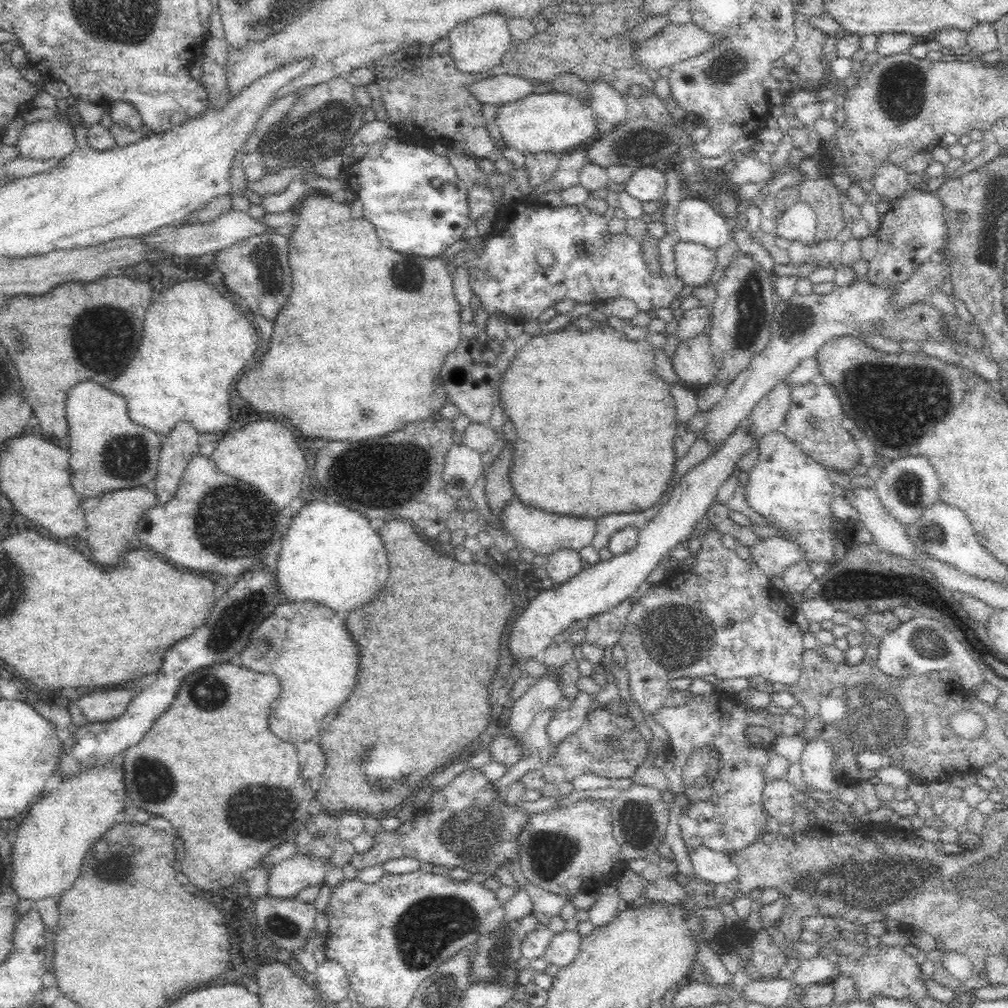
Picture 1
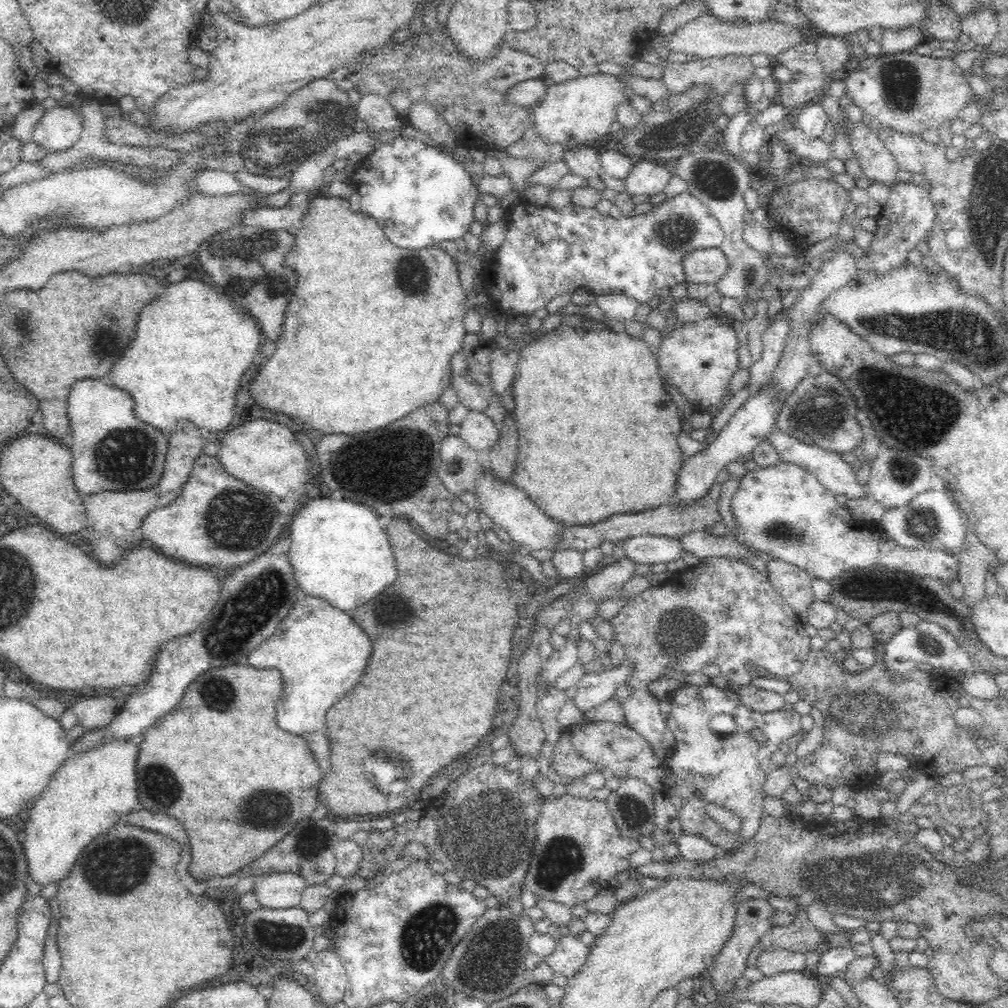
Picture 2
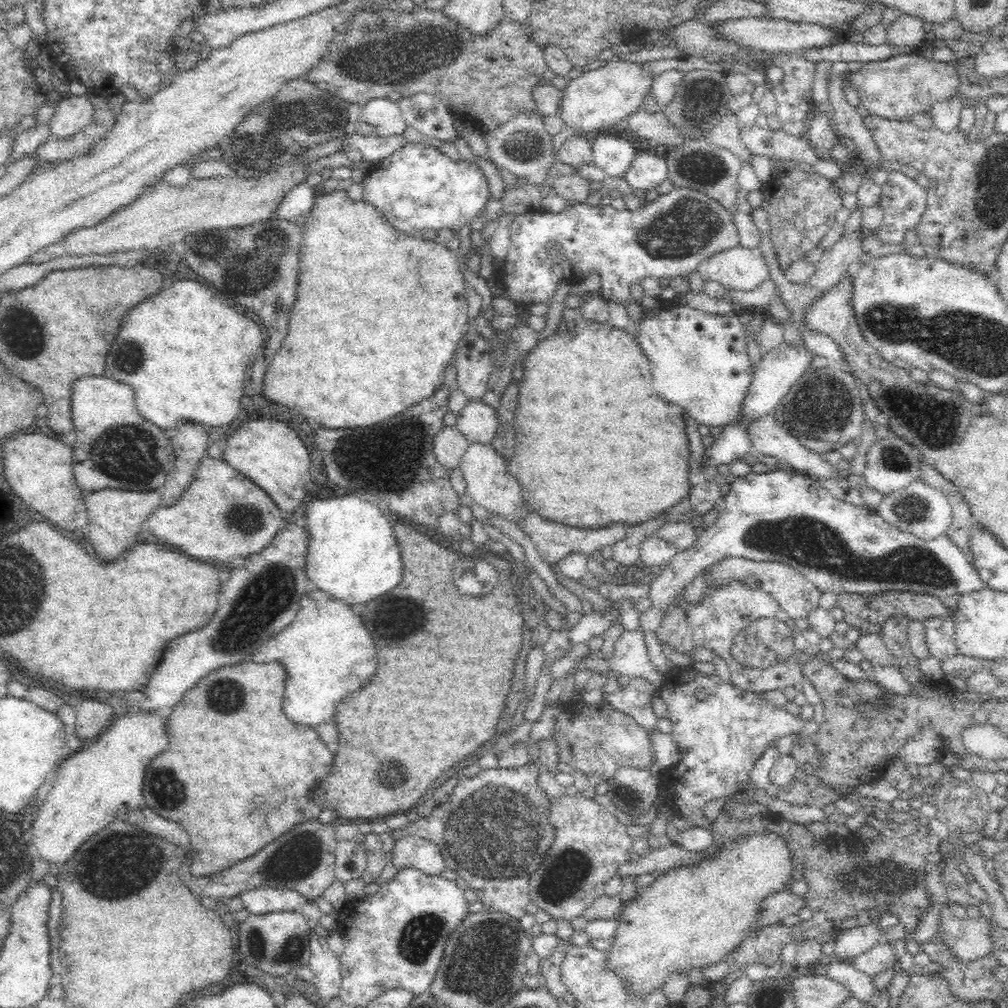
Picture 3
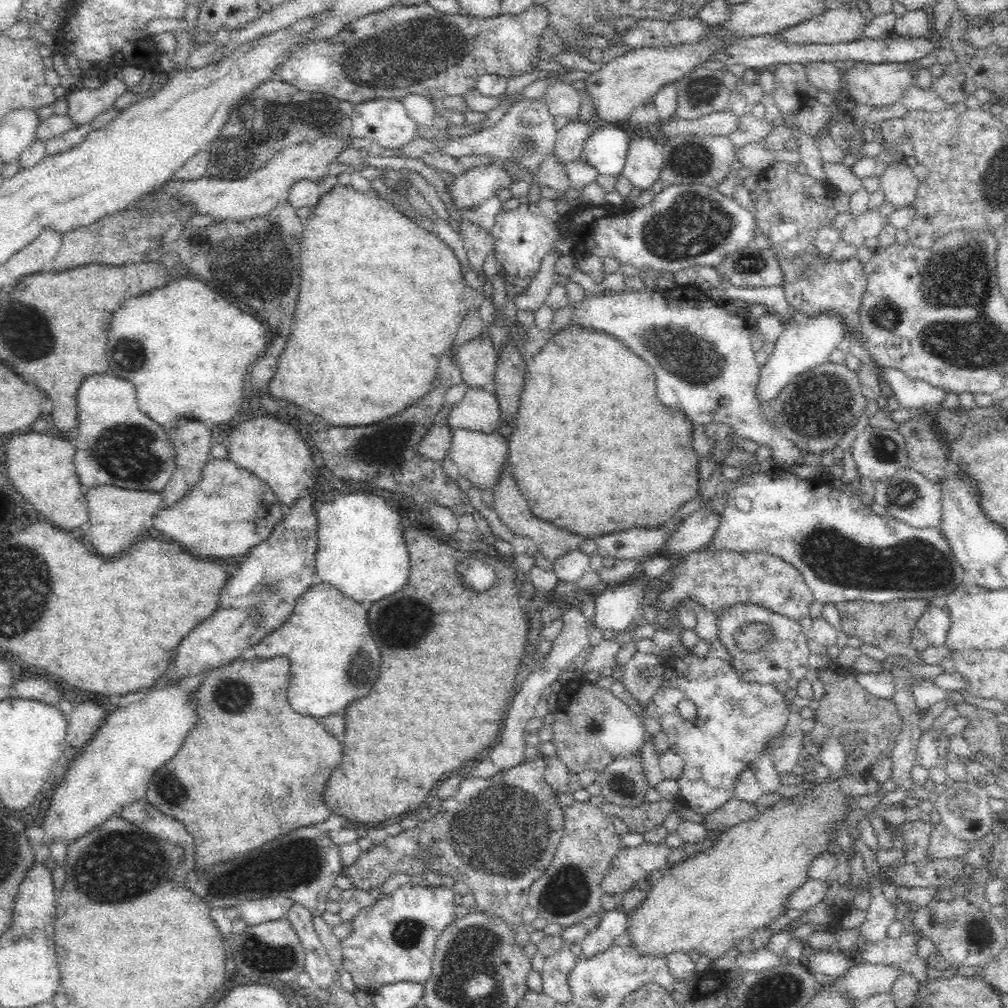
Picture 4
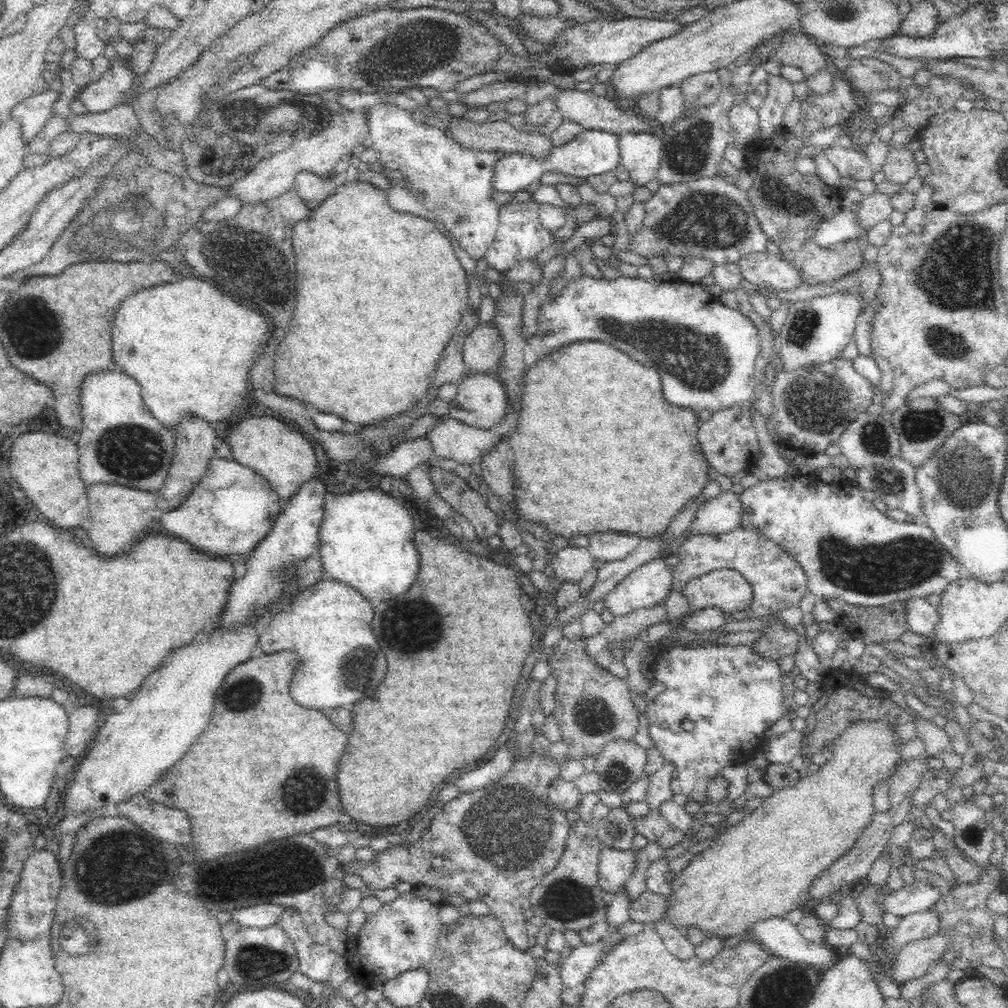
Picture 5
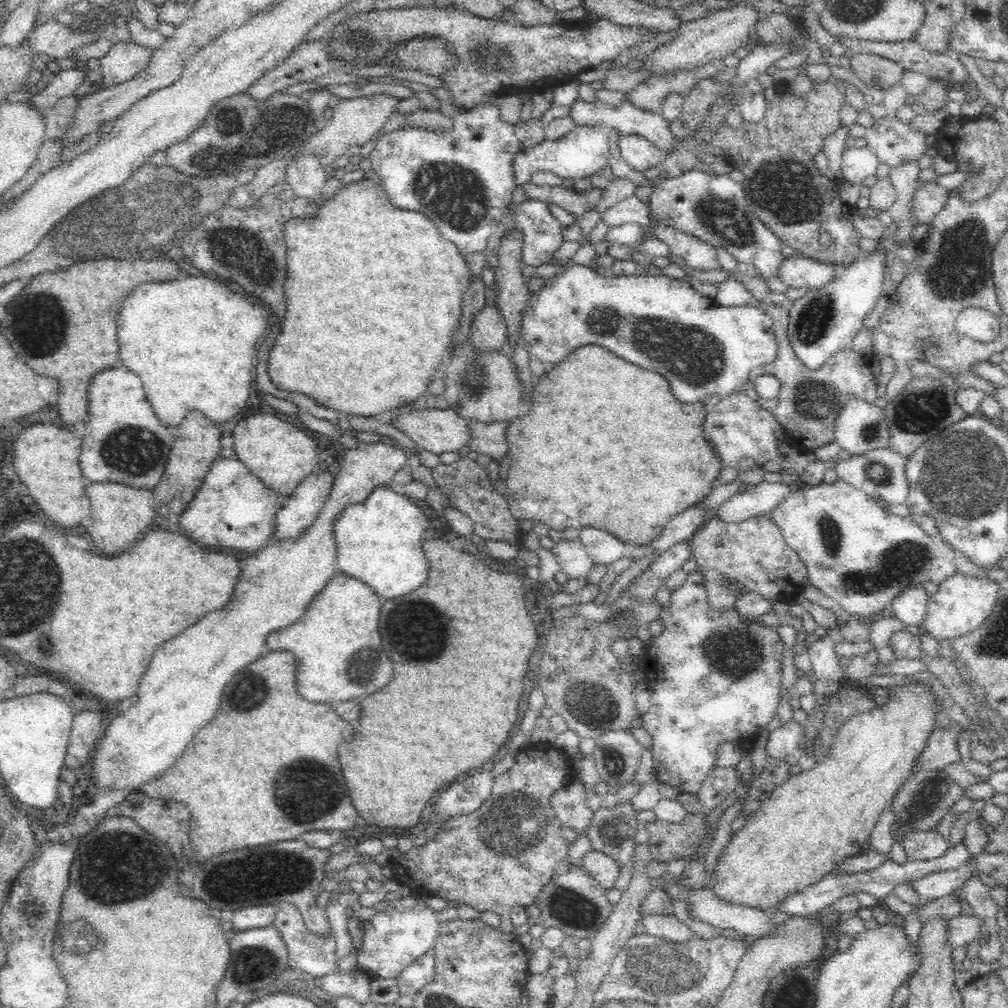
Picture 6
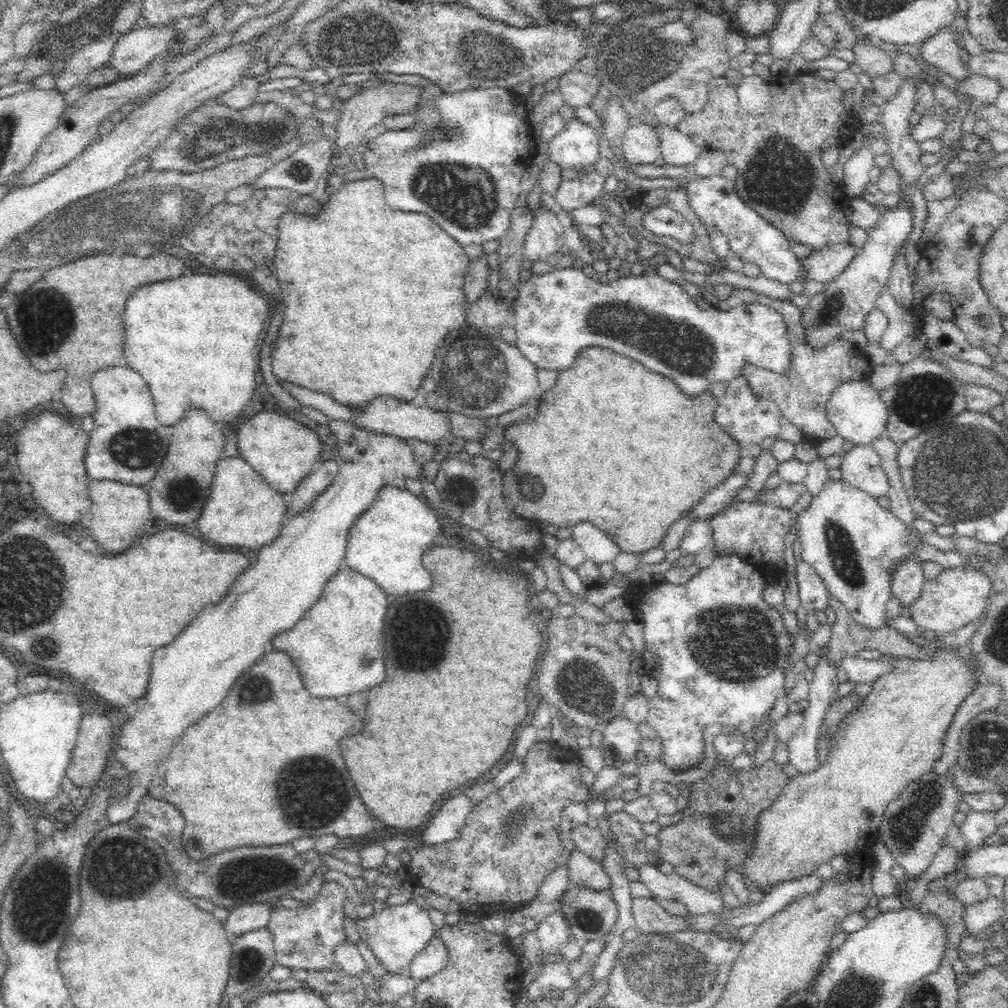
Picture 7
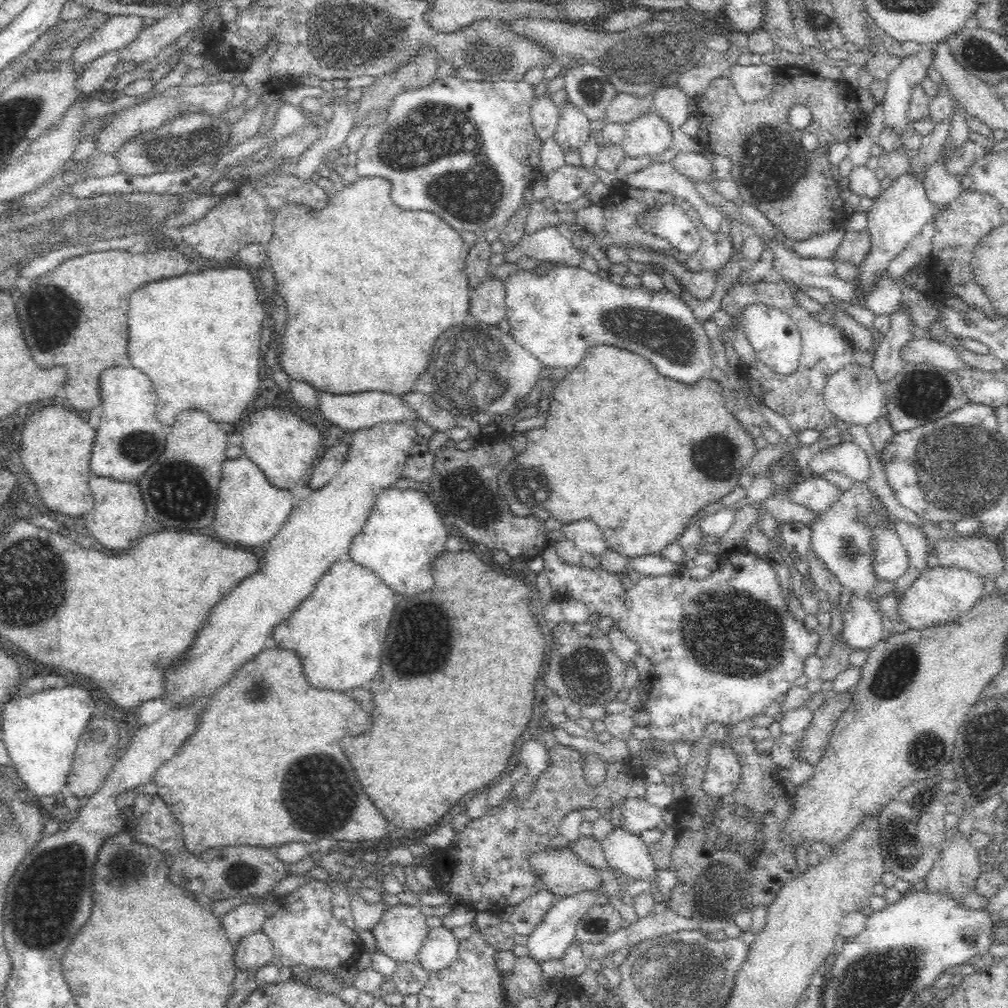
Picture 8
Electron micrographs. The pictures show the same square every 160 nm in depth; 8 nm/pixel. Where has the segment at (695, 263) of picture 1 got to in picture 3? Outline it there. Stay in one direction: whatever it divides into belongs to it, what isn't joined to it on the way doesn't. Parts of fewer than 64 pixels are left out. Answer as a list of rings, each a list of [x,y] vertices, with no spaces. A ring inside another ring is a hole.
[[[737,247],[719,252],[697,266],[702,279],[722,284],[729,290],[750,292],[770,278],[762,250]]]

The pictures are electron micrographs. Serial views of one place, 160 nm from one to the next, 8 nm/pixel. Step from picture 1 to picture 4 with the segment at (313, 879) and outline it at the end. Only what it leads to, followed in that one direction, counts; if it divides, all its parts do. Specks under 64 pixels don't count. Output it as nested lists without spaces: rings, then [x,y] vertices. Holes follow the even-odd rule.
[[[264,898],[264,900],[244,902],[236,906],[236,912],[247,926],[254,926],[254,924],[283,918],[293,904],[288,898]]]

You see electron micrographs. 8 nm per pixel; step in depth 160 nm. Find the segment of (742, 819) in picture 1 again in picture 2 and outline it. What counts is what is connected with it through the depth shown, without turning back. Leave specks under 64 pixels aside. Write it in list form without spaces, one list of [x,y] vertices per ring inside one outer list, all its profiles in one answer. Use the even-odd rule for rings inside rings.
[[[718,681],[703,685],[680,684],[669,694],[668,700],[671,711],[666,714],[666,722],[674,733],[676,748],[675,754],[665,761],[663,771],[670,772],[674,778],[674,790],[680,798],[680,804],[676,802],[675,806],[678,806],[682,831],[706,838],[719,850],[736,848],[752,839],[760,826],[760,816],[764,814],[763,784],[770,772],[770,758],[781,743],[801,732],[801,716],[789,707],[772,712],[752,710],[744,705],[738,692]],[[718,714],[728,714],[734,720],[736,730],[729,734],[712,730],[710,722]],[[756,733],[760,733],[763,740],[756,738]],[[711,803],[722,804],[734,812],[741,819],[743,830],[735,834],[724,830],[705,810]]]

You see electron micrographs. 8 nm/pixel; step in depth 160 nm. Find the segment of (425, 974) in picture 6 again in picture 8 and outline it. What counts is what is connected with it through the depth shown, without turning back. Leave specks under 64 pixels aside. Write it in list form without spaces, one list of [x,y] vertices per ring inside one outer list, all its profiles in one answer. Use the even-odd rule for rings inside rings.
[[[445,926],[430,927],[424,944],[417,954],[417,960],[427,971],[443,969],[457,958],[458,942],[454,932]]]

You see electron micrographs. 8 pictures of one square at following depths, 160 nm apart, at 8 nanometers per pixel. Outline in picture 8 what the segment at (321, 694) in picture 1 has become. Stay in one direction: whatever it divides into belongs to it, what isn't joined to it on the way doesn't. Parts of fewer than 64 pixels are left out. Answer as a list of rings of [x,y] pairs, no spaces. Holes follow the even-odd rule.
[[[350,558],[332,563],[315,582],[312,592],[273,628],[272,636],[278,647],[292,650],[300,655],[304,674],[314,686],[348,692],[370,682],[380,670],[382,644],[388,634],[390,618],[396,608],[396,600],[402,596],[384,584],[372,569],[362,566]]]

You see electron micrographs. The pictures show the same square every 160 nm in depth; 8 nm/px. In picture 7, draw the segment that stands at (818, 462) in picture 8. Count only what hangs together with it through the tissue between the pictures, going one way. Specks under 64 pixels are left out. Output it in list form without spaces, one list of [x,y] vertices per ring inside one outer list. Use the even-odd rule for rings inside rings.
[[[854,444],[851,450],[841,453],[841,478],[874,498],[886,496],[889,487],[879,456],[868,444]]]

